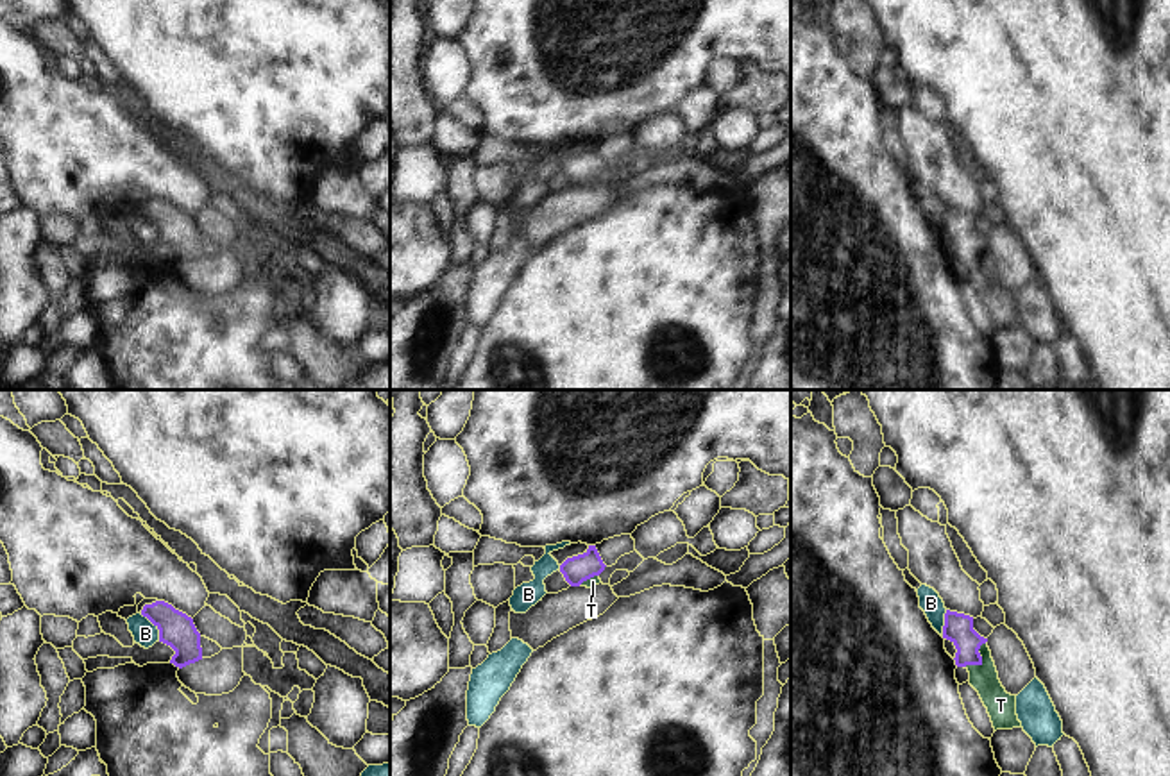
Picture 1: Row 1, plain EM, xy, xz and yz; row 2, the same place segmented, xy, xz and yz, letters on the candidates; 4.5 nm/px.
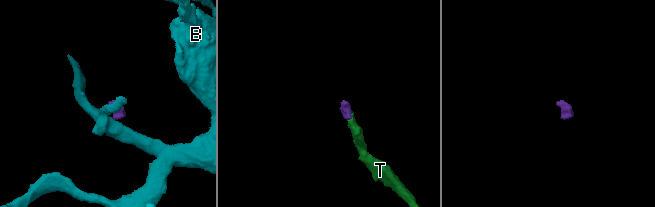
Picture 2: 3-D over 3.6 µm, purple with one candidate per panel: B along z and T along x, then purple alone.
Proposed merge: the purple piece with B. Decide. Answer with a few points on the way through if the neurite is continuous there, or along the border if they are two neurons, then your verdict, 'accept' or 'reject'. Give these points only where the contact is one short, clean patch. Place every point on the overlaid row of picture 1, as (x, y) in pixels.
along xy (140, 614), (158, 630), (160, 639) | reject

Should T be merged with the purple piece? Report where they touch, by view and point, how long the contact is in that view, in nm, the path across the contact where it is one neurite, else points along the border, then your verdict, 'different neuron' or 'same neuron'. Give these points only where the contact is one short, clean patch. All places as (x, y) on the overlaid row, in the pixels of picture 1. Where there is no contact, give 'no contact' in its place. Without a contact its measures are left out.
contact yz (981, 660); length 160 nm; way yz (958, 628), (981, 660), (983, 676), (1000, 705); same neuron

